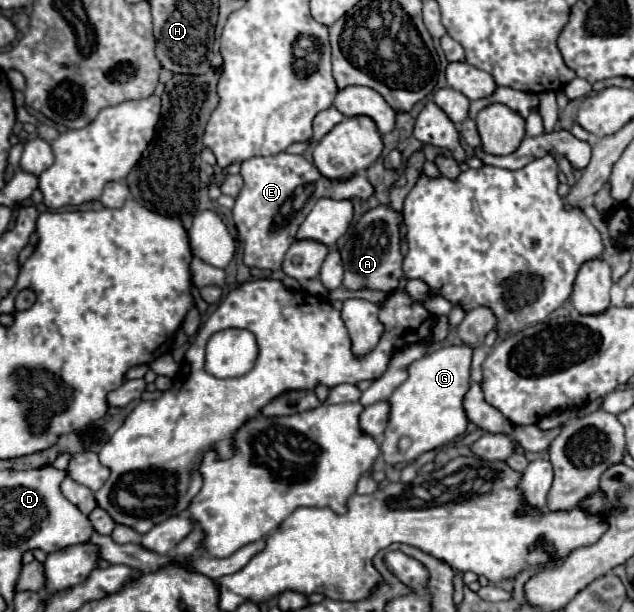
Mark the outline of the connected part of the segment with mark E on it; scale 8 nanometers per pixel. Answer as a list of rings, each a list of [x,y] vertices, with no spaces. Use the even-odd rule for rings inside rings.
[[[287,151],[243,161],[241,177],[245,185],[235,199],[233,219],[239,239],[245,241],[245,265],[273,271],[281,269],[283,257],[295,241],[295,231],[319,199],[327,197],[367,201],[373,195],[373,185],[367,179],[367,171],[359,171],[347,181],[329,181],[303,155],[291,155]]]

